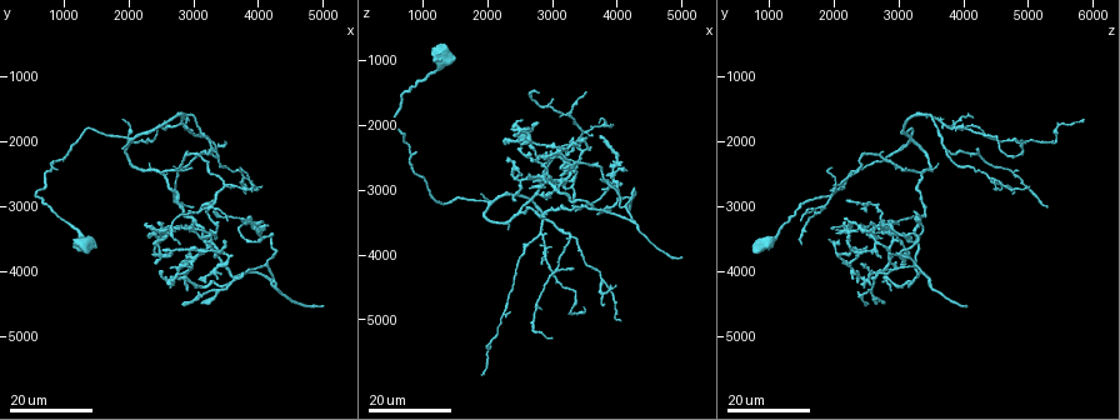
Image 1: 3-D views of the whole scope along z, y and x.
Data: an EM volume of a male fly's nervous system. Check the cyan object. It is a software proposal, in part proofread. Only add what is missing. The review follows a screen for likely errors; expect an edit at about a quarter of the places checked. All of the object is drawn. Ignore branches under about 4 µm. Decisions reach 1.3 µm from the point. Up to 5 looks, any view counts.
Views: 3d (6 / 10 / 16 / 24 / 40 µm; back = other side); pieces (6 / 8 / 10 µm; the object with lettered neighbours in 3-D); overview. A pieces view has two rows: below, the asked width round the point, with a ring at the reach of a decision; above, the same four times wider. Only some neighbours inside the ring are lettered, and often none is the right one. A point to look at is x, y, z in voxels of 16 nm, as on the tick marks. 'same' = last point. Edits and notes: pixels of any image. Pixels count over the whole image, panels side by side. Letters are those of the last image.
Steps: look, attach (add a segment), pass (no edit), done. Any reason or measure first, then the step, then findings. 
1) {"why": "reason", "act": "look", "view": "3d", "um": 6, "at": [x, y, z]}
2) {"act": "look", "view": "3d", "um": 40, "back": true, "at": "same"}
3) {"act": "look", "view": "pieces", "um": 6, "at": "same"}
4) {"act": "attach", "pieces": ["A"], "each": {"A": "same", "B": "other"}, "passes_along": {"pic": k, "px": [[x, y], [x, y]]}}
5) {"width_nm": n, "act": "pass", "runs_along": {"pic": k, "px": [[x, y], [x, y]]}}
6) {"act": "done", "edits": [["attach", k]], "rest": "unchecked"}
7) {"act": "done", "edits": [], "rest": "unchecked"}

{"why": "thin end", "act": "look", "view": "3d", "um": 16, "at": [2500, 3500, 2750]}

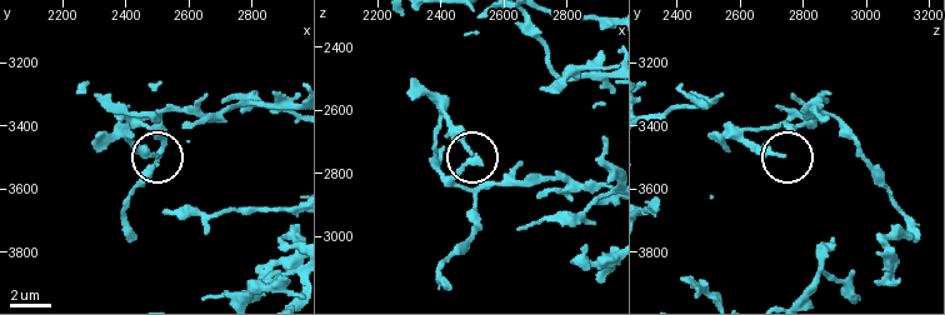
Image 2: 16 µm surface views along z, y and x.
{"why": "what lies round it", "act": "look", "view": "pieces", "um": 6, "at": [2500, 3500, 2740]}

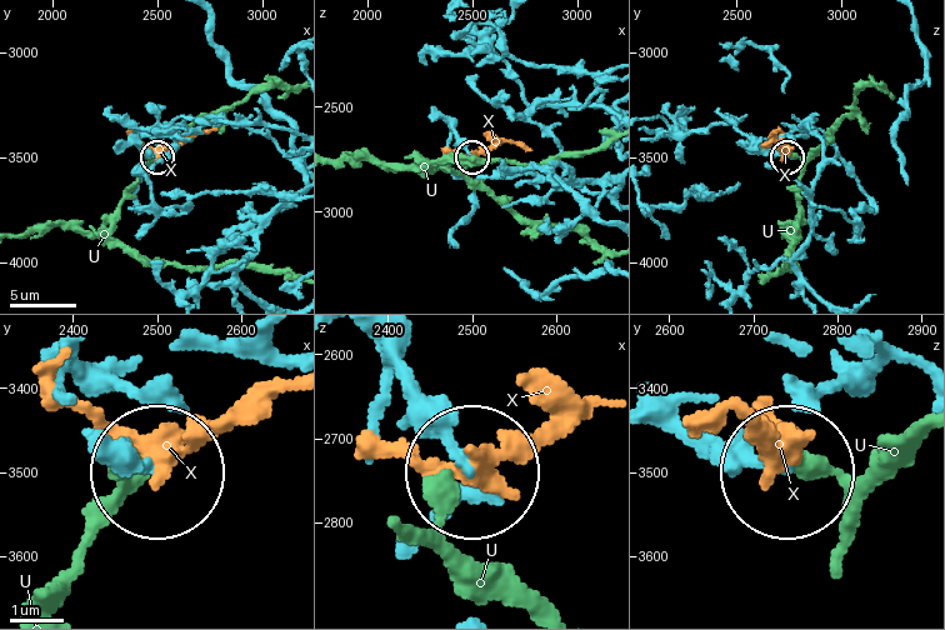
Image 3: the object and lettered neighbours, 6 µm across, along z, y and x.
{"width_nm": 180, "act": "pass", "each": {"U": "other", "X": "other"}, "runs_along": {"pic": 3, "px": [[380, 393], [403, 380], [469, 469]]}, "found": "no lettered segment goes on from it"}

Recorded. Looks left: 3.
{"why": "free end", "act": "look", "view": "3d", "um": 24, "at": [2800, 4550, 2500]}

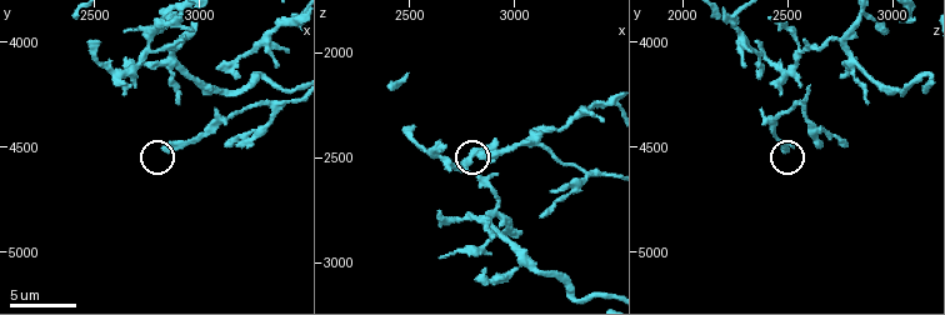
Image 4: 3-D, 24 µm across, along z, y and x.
{"act": "look", "view": "pieces", "um": 8, "at": [2830, 4510, 2500]}

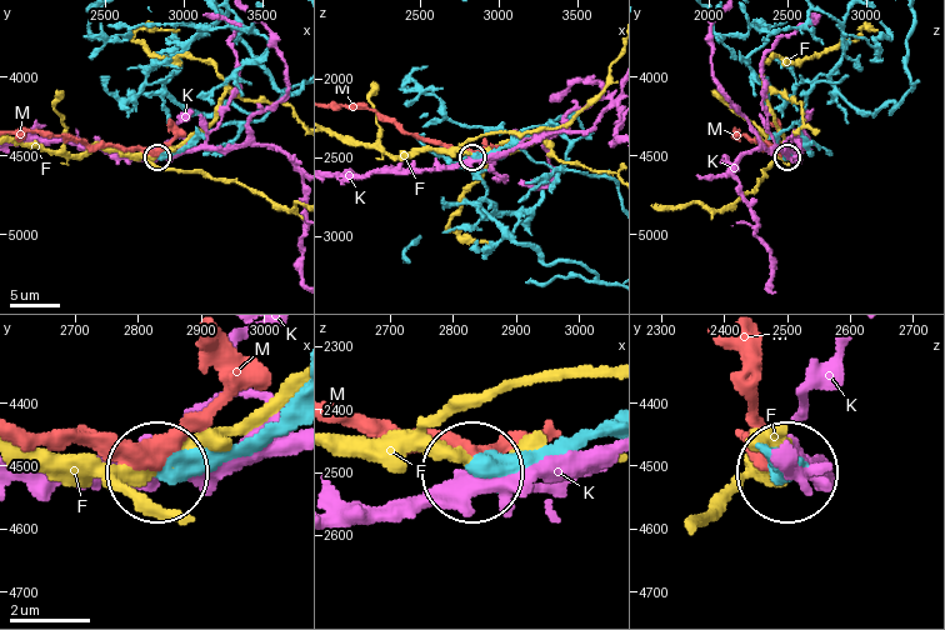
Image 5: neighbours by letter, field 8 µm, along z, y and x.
{"act": "pass", "each": {"F": "other", "K": "other", "M": "other"}, "runs_along": {"pic": 5, "px": [[293, 406], [243, 440], [193, 446], [165, 464]]}, "found": "none of them fits"}

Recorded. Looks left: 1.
{"act": "look", "view": "pieces", "um": 8, "at": [2900, 4290, 2880]}

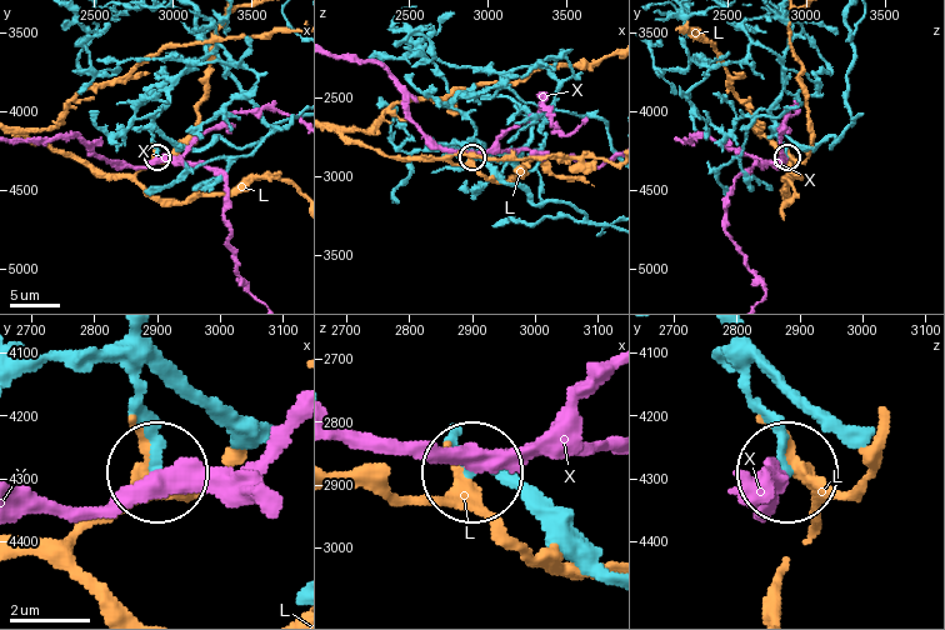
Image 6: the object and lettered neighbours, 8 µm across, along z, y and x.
{"width_nm": 230, "act": "pass", "each": {"L": "other", "X": "other"}, "found": "none of them fits"}

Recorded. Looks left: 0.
{"act": "done", "edits": [], "rest": "unchecked"}

